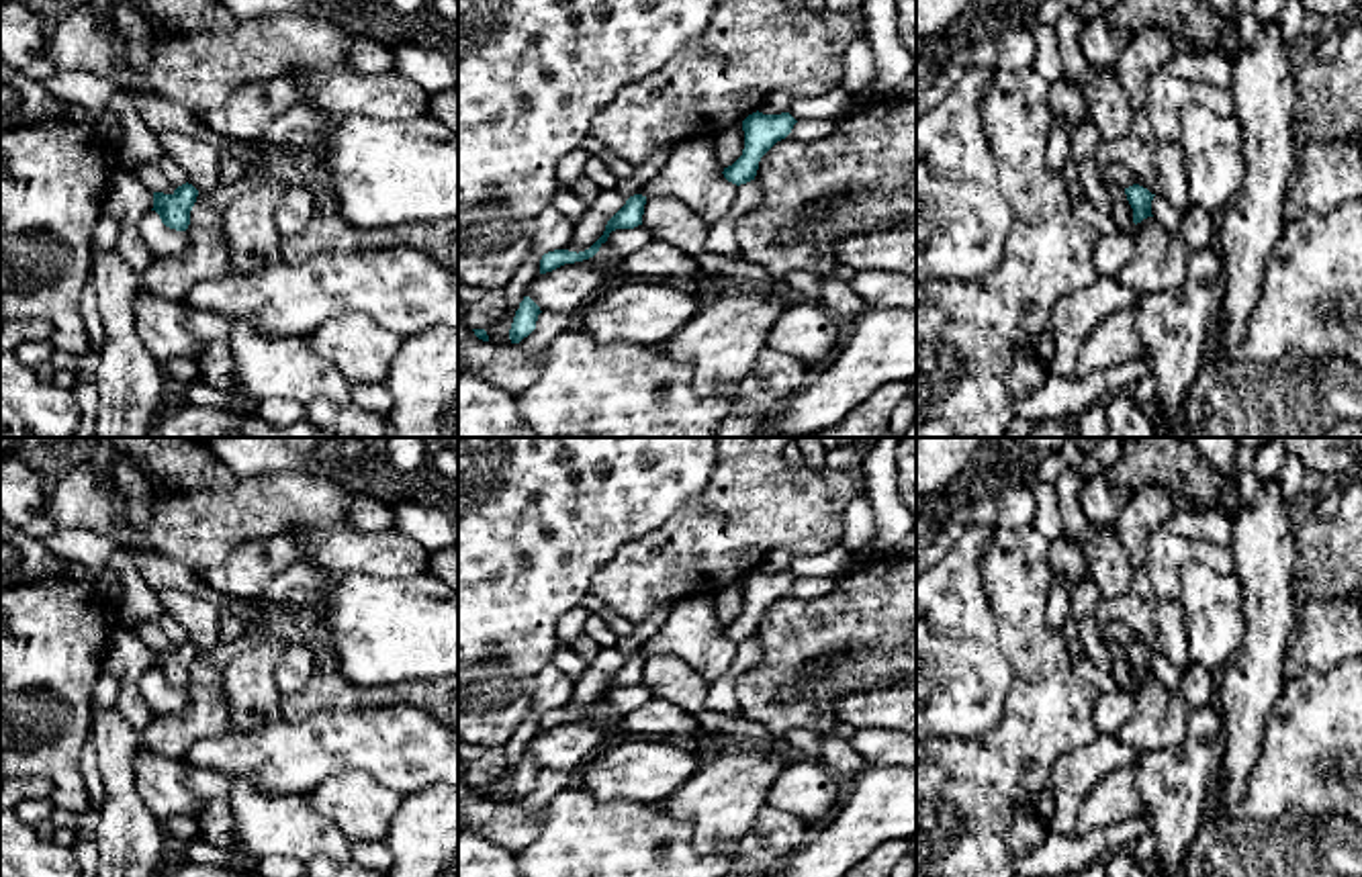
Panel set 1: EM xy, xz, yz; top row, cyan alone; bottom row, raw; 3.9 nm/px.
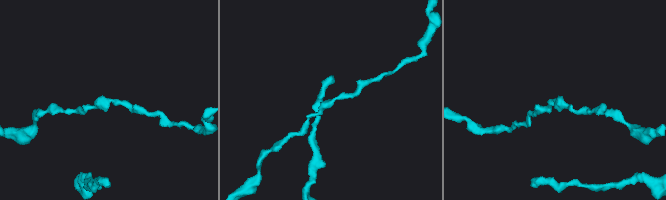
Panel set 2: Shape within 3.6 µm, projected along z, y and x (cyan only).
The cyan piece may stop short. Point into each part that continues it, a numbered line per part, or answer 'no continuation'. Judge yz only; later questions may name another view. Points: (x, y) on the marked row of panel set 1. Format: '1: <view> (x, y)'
no continuation

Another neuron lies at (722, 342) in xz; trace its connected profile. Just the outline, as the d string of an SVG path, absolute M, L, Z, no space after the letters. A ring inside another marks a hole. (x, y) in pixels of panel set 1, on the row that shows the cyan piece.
M722 288L675 337L656 348L673 362L687 362L693 368L697 395L716 393L738 384L755 368L767 348L769 329L791 301Z

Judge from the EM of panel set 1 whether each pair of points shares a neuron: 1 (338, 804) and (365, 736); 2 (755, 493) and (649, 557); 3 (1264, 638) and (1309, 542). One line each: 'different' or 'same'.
1: different
2: same
3: different

